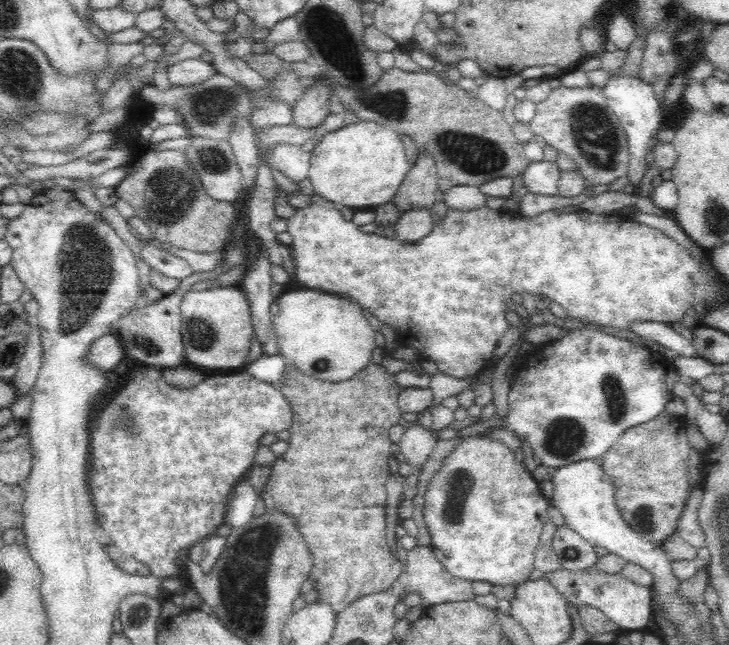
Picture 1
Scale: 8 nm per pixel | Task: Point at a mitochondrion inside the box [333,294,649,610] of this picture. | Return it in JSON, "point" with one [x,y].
{"point":[613,388]}

